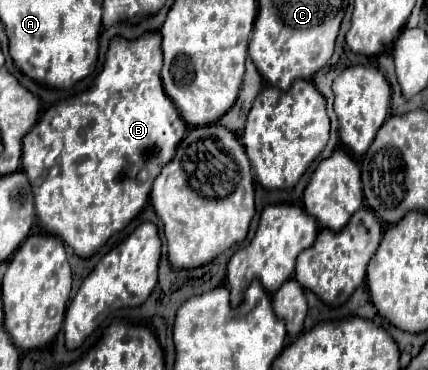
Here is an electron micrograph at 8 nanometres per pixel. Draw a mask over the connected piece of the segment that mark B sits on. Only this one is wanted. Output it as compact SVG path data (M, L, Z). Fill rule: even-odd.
M158 32L144 34L138 40L114 38L94 86L76 98L50 106L22 140L22 170L34 190L36 216L48 234L60 238L80 258L94 256L112 234L126 228L138 216L148 202L156 174L174 158L184 138L186 122L164 94L160 70L162 38Z

